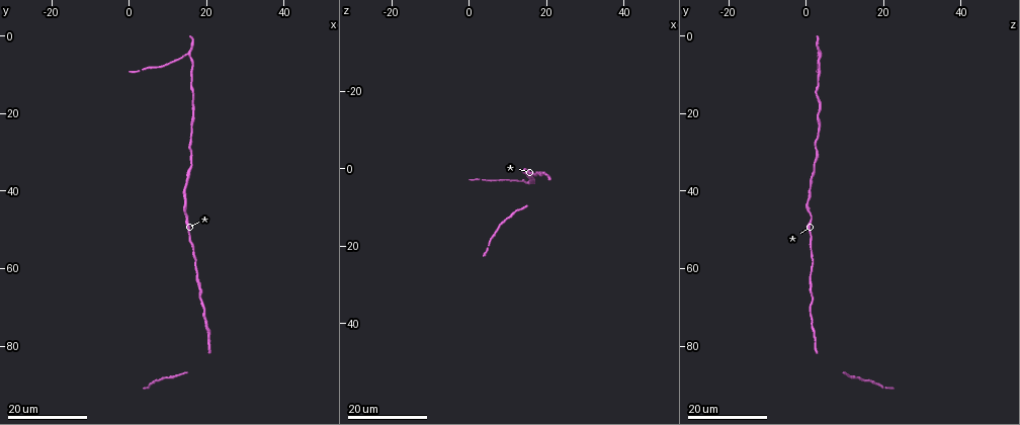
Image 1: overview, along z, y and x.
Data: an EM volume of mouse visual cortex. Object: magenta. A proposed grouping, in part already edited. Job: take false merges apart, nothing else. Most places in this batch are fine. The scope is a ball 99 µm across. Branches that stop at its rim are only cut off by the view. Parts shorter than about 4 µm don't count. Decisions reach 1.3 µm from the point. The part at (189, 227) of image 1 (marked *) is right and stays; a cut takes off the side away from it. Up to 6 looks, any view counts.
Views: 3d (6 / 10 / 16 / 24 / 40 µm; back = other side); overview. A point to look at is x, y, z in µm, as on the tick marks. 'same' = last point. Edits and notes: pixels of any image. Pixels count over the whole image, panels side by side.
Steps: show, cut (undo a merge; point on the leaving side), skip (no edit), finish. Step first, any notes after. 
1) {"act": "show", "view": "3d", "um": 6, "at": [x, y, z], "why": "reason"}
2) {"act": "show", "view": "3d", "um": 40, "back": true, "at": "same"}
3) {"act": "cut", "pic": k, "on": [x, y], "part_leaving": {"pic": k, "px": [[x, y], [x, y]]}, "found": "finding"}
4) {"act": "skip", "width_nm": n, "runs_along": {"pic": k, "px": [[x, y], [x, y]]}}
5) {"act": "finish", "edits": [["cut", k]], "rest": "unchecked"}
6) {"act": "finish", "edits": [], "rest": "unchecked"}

{"act": "show", "view": "3d", "um": 16, "at": [15.5, 37.0, 2.0], "why": "calibre changes"}

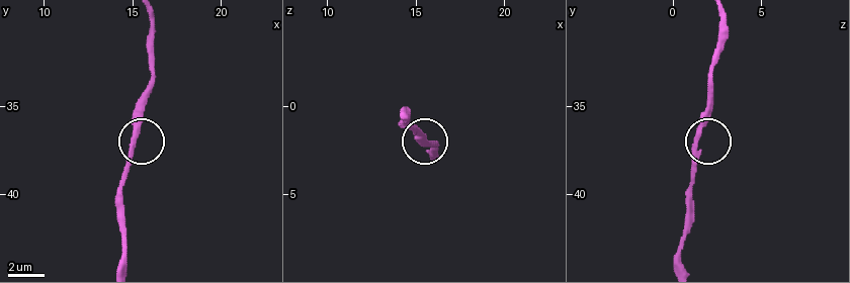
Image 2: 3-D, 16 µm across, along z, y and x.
{"act": "show", "view": "3d", "um": 6, "at": [15.2, 36.3, 1.5], "why": "zoom in"}

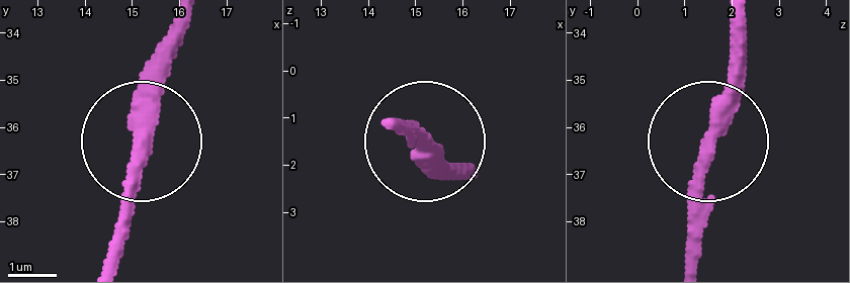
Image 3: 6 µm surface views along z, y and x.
{"act": "skip", "found": "continuous, no second neuron"}

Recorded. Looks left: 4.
{"act": "show", "view": "3d", "um": 16, "at": [16.0, 12.5, 2.5], "why": "sudden change in width"}

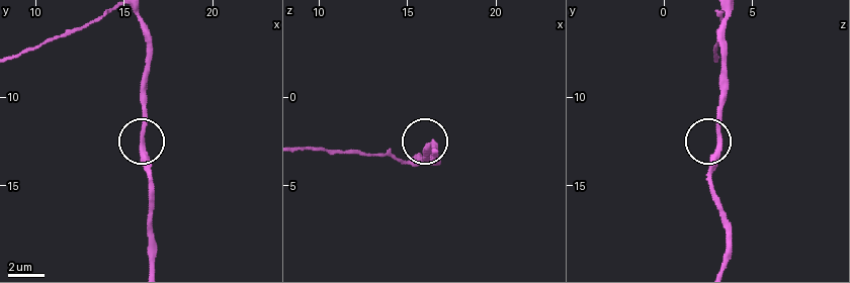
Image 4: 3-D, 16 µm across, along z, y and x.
{"act": "show", "view": "3d", "um": 6, "at": [16.0, 13.0, 3.1], "why": "closer look"}

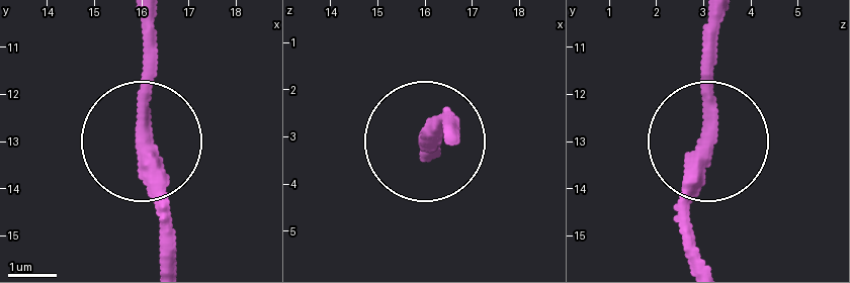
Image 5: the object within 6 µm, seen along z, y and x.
{"act": "skip", "runs_along": {"pic": 5, "px": [[165, 265], [165, 180], [142, 131], [142, 23]]}, "found": "all the same neuron"}

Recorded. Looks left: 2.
{"act": "show", "view": "3d", "um": 24, "at": [15.5, 4.5, 3.5], "why": "branch point"}

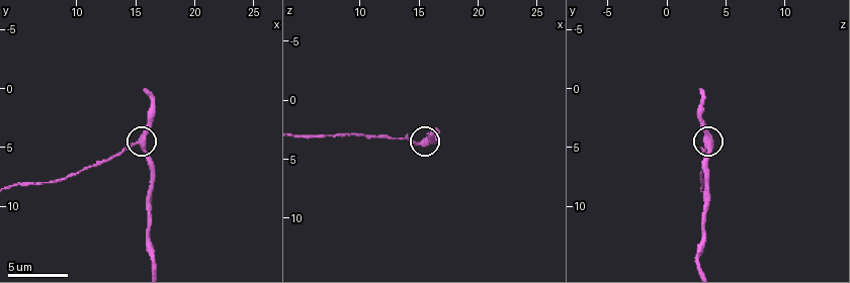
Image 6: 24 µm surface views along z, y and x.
{"act": "show", "view": "3d", "um": 10, "at": [15.2, 4.6, 3.8]}

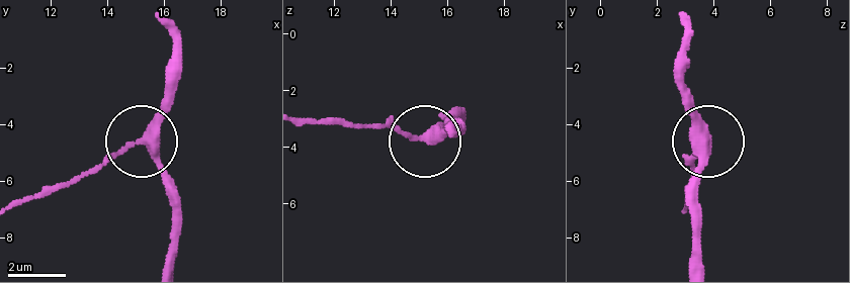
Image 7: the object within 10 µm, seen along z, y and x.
{"act": "skip", "width_nm": 300, "found": "all the same neuron"}

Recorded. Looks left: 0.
{"act": "finish", "edits": [], "rest": "unchecked"}

